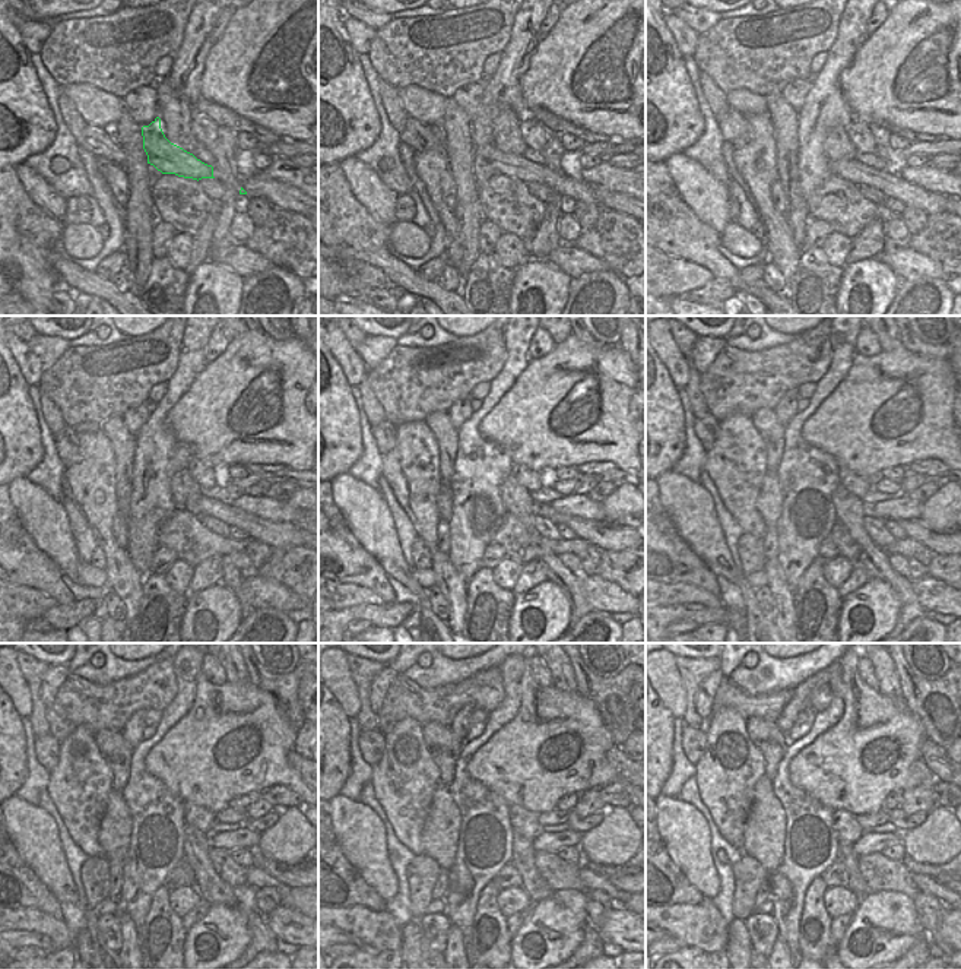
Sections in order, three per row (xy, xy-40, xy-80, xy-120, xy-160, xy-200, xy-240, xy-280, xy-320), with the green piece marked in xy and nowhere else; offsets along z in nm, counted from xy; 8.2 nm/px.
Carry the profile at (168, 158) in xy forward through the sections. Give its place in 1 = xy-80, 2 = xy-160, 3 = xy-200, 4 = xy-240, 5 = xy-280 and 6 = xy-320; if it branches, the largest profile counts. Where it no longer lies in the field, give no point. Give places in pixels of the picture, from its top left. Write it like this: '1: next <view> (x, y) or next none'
1: next xy-80 (891, 184)
2: next xy-160 (608, 537)
3: next xy-200 (936, 542)
4: next xy-240 (288, 876)
5: next xy-280 (615, 880)
6: next xy-320 (942, 877)

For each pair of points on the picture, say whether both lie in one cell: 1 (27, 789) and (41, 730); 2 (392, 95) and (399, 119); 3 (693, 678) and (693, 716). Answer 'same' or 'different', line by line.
1: different
2: same
3: same

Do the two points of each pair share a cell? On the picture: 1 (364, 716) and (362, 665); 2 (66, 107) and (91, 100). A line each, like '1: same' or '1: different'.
1: same
2: different

